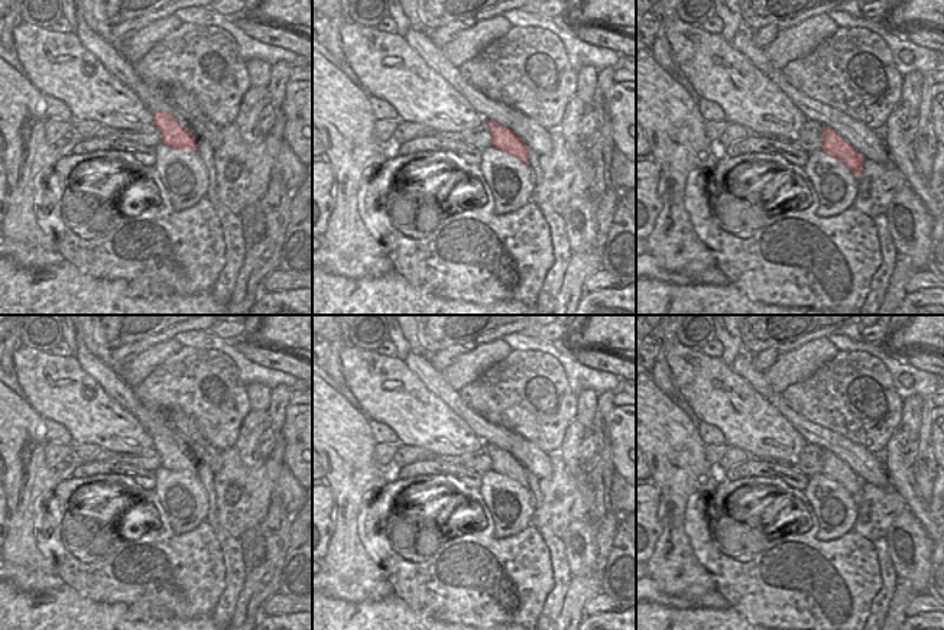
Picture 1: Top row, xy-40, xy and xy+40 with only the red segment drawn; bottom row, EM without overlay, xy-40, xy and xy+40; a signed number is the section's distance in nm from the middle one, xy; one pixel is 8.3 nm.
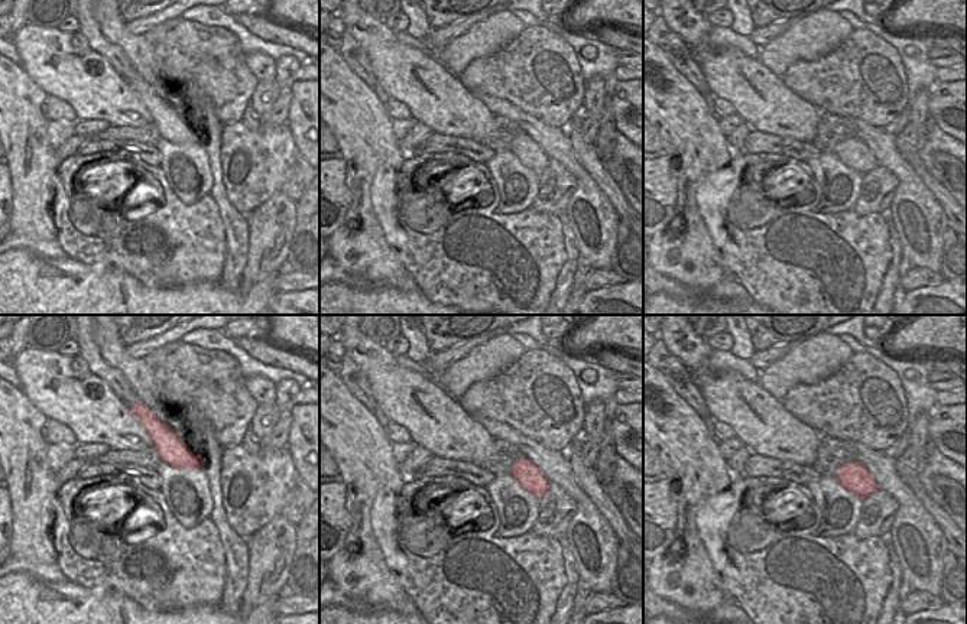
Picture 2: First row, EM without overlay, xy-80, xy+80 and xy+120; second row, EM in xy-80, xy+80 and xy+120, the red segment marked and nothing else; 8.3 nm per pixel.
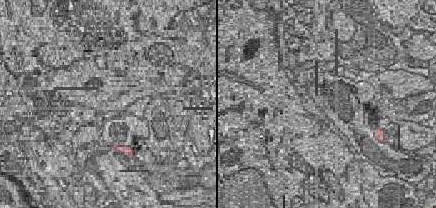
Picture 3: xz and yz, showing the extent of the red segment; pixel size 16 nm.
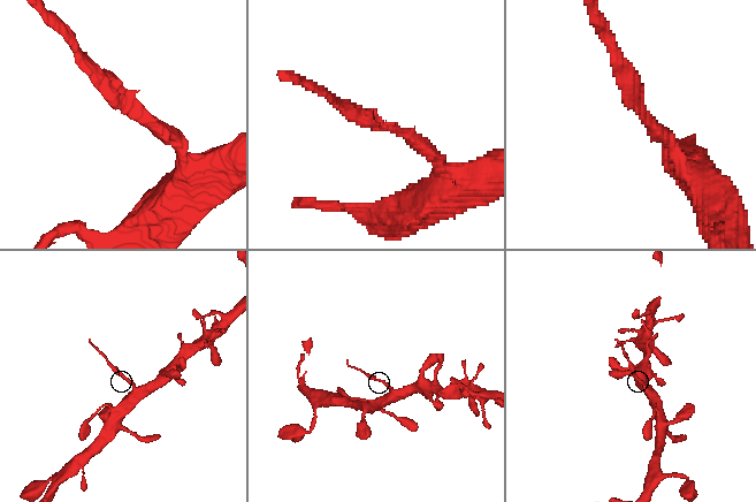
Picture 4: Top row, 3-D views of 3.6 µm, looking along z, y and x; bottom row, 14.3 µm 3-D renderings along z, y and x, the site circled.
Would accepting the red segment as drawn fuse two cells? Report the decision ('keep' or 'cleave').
cleave

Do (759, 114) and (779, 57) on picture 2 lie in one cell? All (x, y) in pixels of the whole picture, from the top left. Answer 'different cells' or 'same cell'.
different cells

